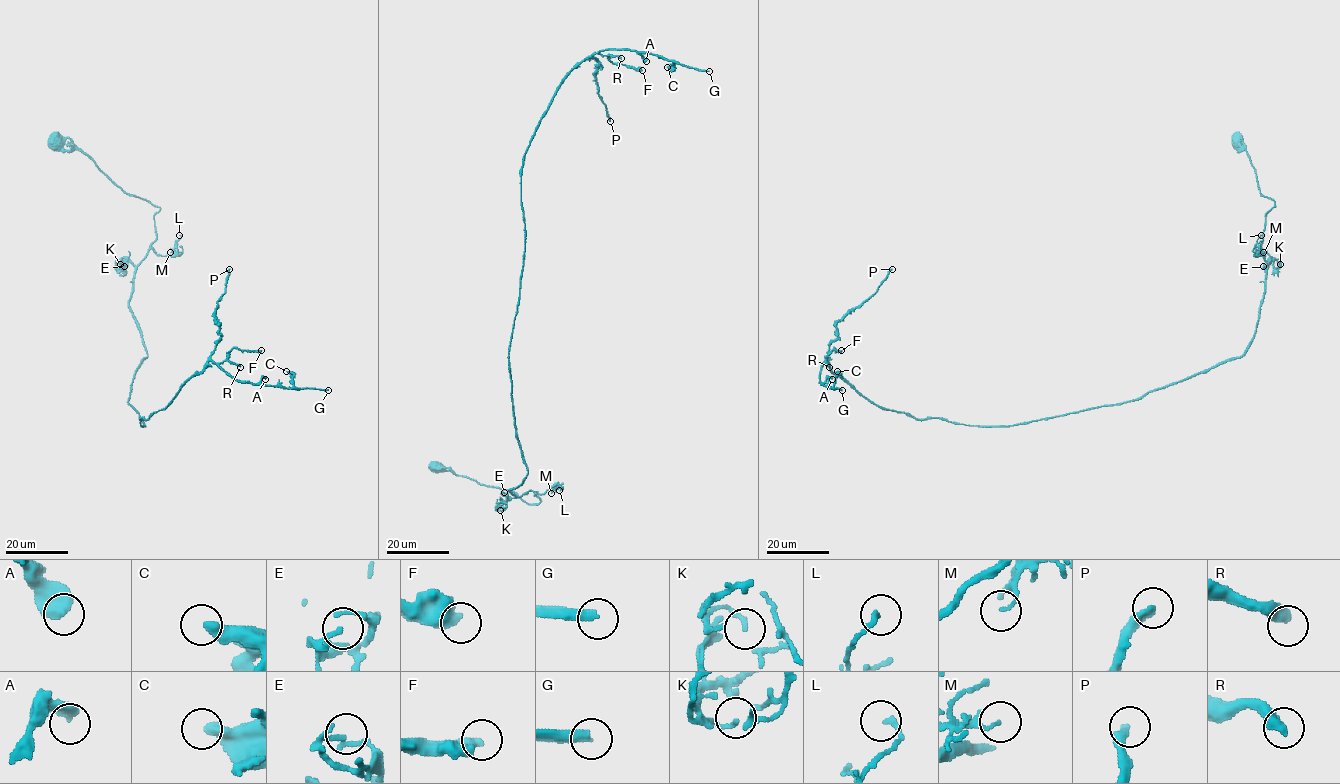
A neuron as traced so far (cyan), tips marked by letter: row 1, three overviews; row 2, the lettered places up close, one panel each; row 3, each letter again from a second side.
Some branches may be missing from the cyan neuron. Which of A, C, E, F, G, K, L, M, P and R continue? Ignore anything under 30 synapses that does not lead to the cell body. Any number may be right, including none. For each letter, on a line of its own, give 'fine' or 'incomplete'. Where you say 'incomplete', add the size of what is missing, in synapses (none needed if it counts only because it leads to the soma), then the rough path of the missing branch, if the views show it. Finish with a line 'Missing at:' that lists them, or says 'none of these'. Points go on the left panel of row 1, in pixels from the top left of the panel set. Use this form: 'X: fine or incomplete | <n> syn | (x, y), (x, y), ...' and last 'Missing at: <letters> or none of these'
A: fine
C: fine
E: fine
F: fine
G: incomplete | 180 syn
K: fine
L: fine
M: fine
P: incomplete | 80 syn | (229, 269), (225, 231), (213, 207), (210, 189), (201, 171), (178, 150), (182, 141)
R: fine
Missing at: G, P

